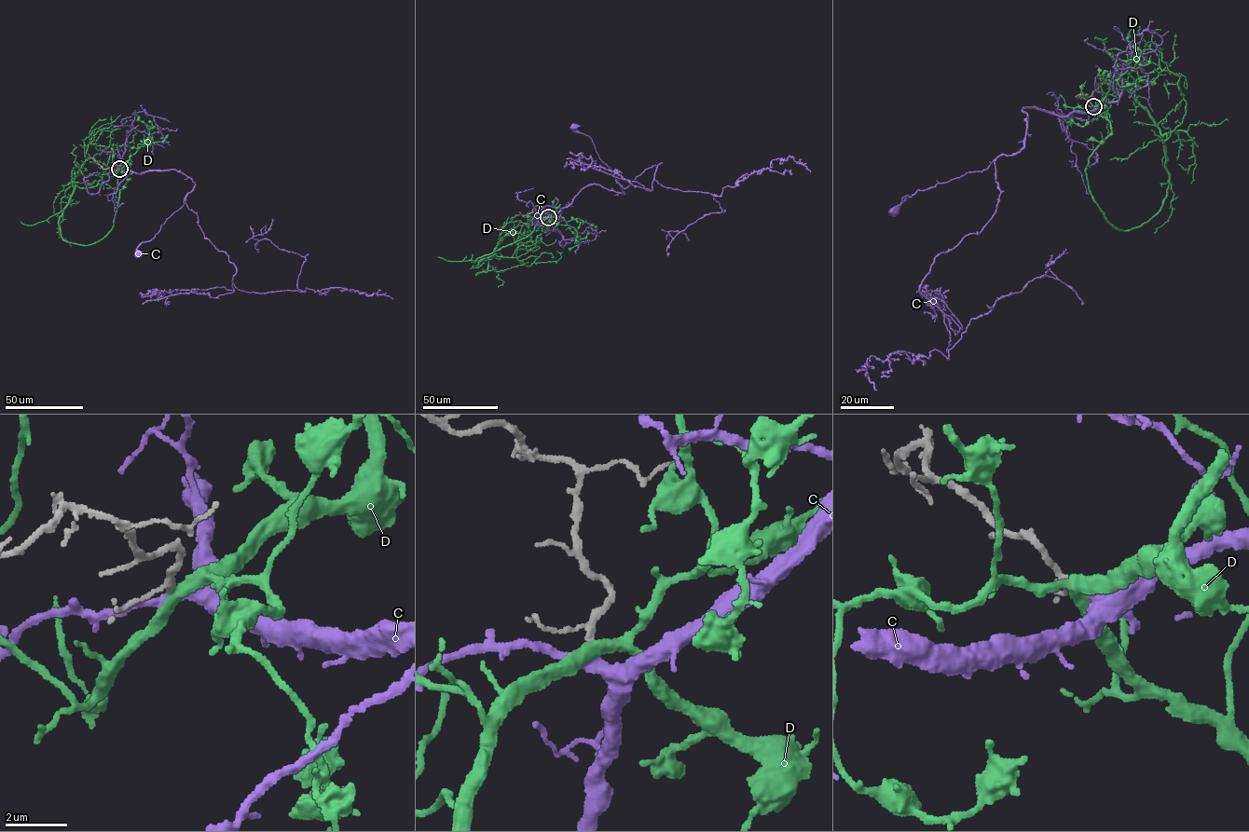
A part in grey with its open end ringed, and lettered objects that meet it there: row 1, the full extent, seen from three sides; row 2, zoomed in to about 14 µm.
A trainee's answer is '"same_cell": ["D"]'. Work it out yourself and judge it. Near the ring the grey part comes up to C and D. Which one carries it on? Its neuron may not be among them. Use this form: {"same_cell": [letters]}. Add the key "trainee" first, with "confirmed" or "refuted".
{"trainee": "refuted", "same_cell": ["C"]}

